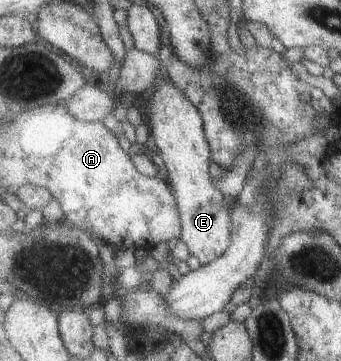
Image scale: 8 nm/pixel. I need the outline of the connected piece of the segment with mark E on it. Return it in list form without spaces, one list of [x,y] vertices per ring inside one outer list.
[[[163,79],[154,88],[153,96],[149,98],[149,110],[145,112],[146,124],[155,142],[155,150],[159,150],[161,158],[168,170],[168,183],[178,200],[179,210],[182,212],[182,236],[181,240],[186,243],[189,254],[198,258],[201,265],[221,258],[230,248],[231,243],[231,207],[225,206],[224,194],[221,194],[218,186],[215,186],[214,178],[211,177],[211,149],[210,142],[206,137],[206,126],[201,112],[187,94],[175,86],[175,82]]]

